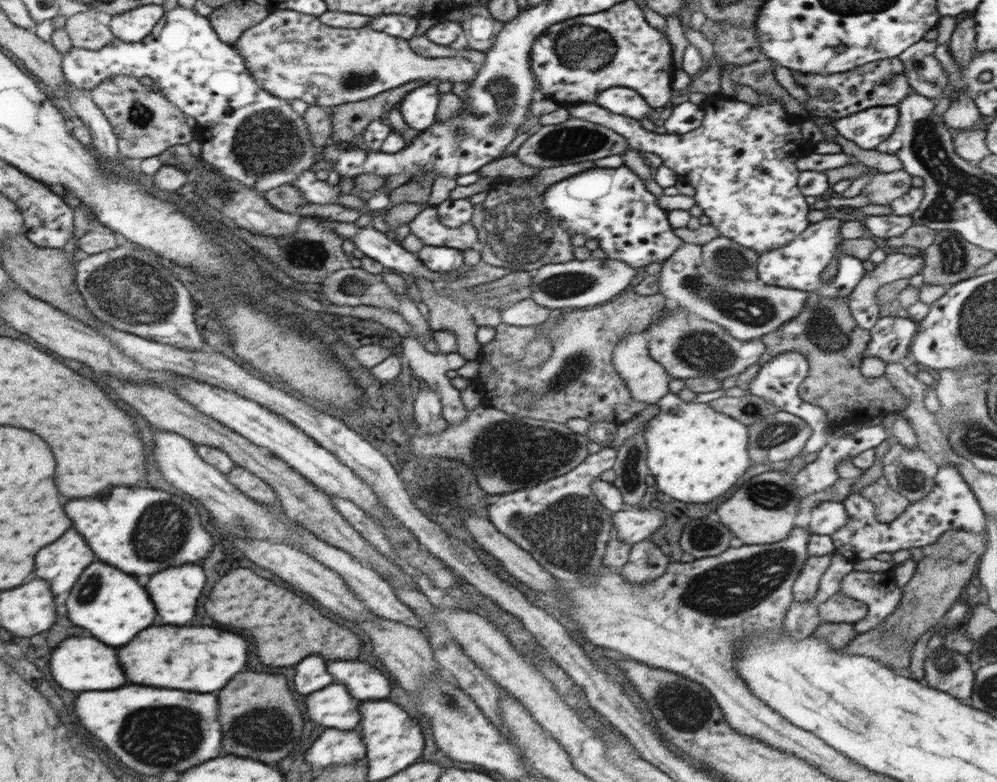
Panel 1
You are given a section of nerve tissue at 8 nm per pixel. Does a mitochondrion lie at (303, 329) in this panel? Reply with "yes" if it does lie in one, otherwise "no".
no

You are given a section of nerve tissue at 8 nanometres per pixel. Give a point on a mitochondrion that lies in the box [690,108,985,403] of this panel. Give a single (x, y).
(827, 334)

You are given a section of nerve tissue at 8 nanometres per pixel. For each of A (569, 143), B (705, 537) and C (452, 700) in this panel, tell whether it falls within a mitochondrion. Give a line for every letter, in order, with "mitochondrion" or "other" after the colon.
A: mitochondrion
B: mitochondrion
C: mitochondrion

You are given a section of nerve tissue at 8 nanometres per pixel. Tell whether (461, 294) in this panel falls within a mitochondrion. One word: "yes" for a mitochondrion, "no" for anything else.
no

